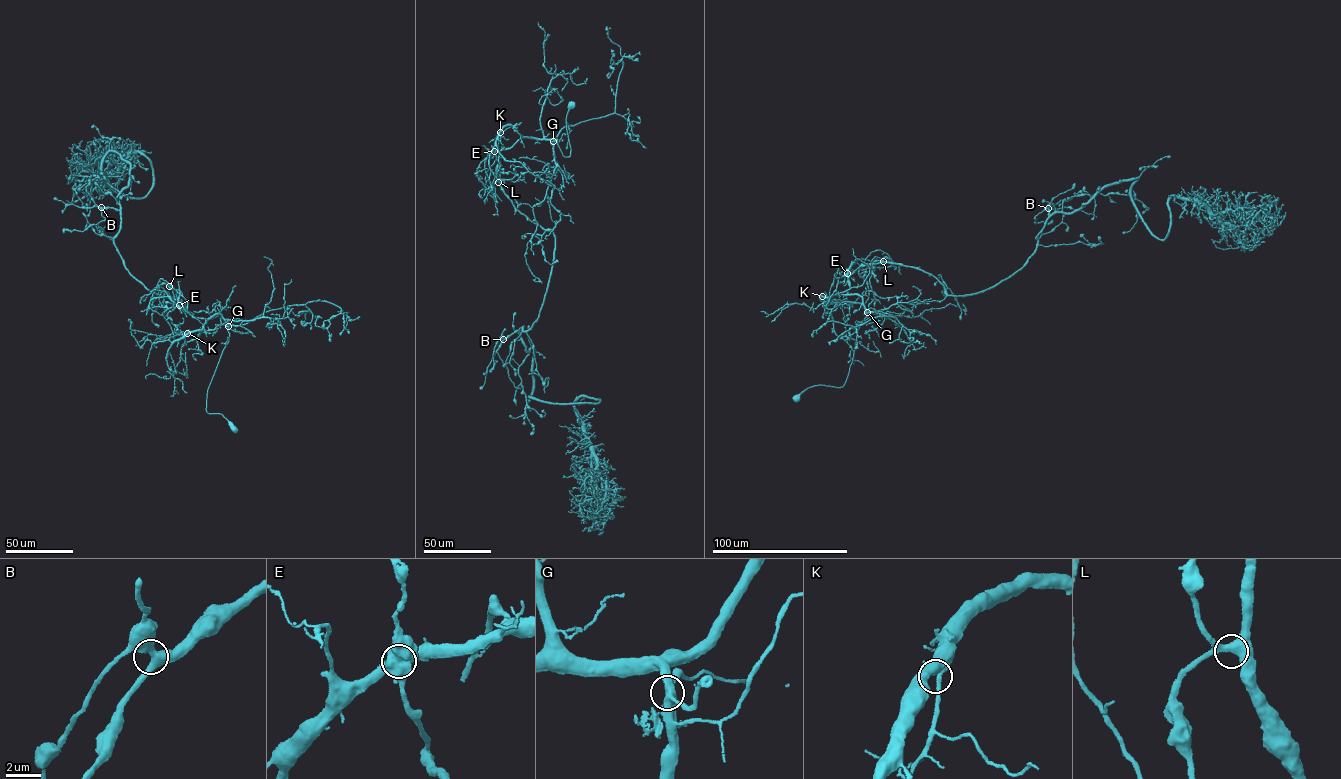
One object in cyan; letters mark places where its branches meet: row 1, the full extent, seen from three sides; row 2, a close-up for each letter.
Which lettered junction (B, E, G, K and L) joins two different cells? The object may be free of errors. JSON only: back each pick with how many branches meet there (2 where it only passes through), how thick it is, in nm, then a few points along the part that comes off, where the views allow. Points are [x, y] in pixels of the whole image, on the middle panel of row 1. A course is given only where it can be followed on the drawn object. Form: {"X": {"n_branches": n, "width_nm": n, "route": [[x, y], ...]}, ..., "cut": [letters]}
{"E": {"n_branches": 5, "width_nm": 700, "route": [[494, 151], [522, 138], [554, 138], [565, 126], [614, 113], [622, 56], [607, 30]]}, "cut": ["E"]}

